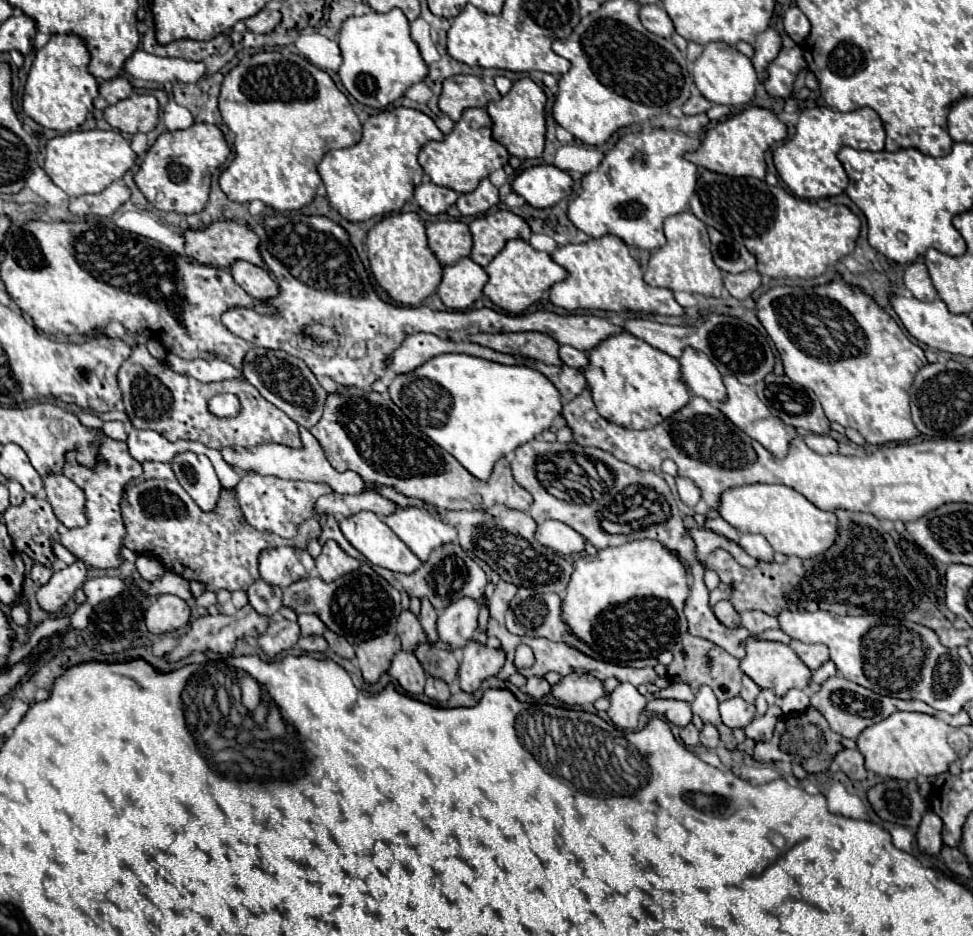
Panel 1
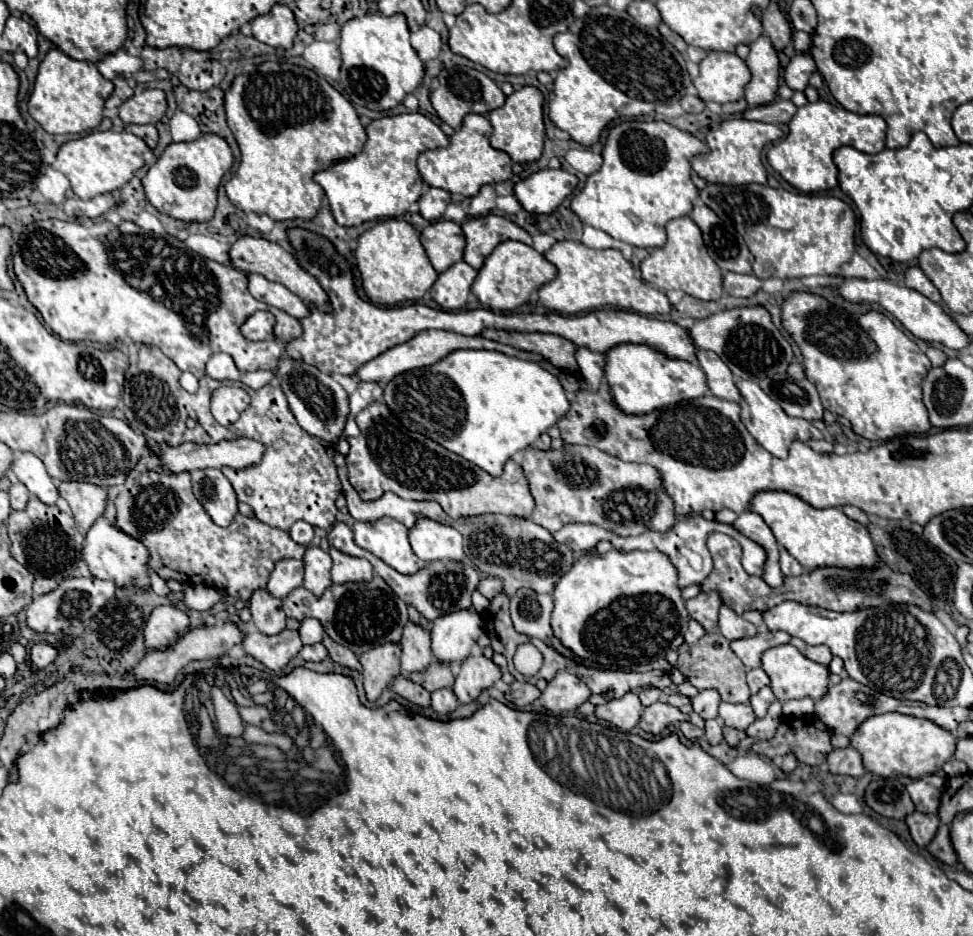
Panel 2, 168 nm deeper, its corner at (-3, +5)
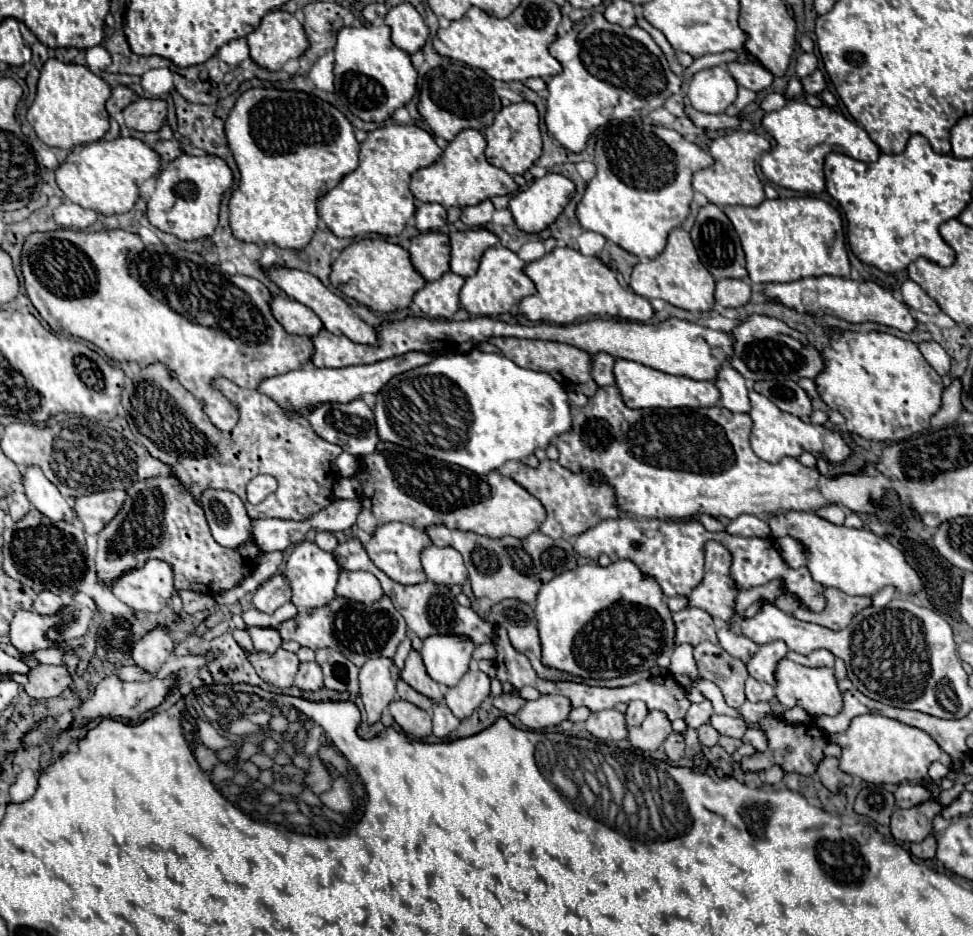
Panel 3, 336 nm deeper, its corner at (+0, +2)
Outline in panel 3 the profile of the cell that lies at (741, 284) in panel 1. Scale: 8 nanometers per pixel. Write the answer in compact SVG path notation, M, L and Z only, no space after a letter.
M723 278L715 288L715 302L727 308L745 306L751 300L751 284L737 278Z

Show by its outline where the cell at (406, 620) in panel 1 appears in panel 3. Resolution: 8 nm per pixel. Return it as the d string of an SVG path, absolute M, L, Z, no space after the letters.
M411 648L407 660L405 660L405 668L401 670L401 678L413 686L417 692L433 698L435 702L441 702L443 696L441 696L441 690L439 690L439 684L427 674L425 670L425 664L423 664L423 658L417 650Z

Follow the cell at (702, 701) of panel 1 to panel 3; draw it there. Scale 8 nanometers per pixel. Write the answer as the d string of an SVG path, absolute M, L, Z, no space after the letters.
M703 700L701 704L691 704L691 708L687 710L687 716L685 716L685 722L687 722L687 726L699 728L701 724L707 724L711 716L713 716L713 706L709 700Z

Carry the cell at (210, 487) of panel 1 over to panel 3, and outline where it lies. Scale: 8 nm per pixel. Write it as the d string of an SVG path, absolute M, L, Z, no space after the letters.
M205 490L201 494L201 508L209 522L213 538L221 546L237 548L253 538L251 518L245 512L243 502L229 490Z

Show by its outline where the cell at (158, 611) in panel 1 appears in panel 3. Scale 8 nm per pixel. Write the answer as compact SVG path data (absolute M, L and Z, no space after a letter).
M157 624L133 646L133 660L137 662L137 666L155 674L163 666L167 656L173 652L173 648L175 640L169 636L167 626Z

